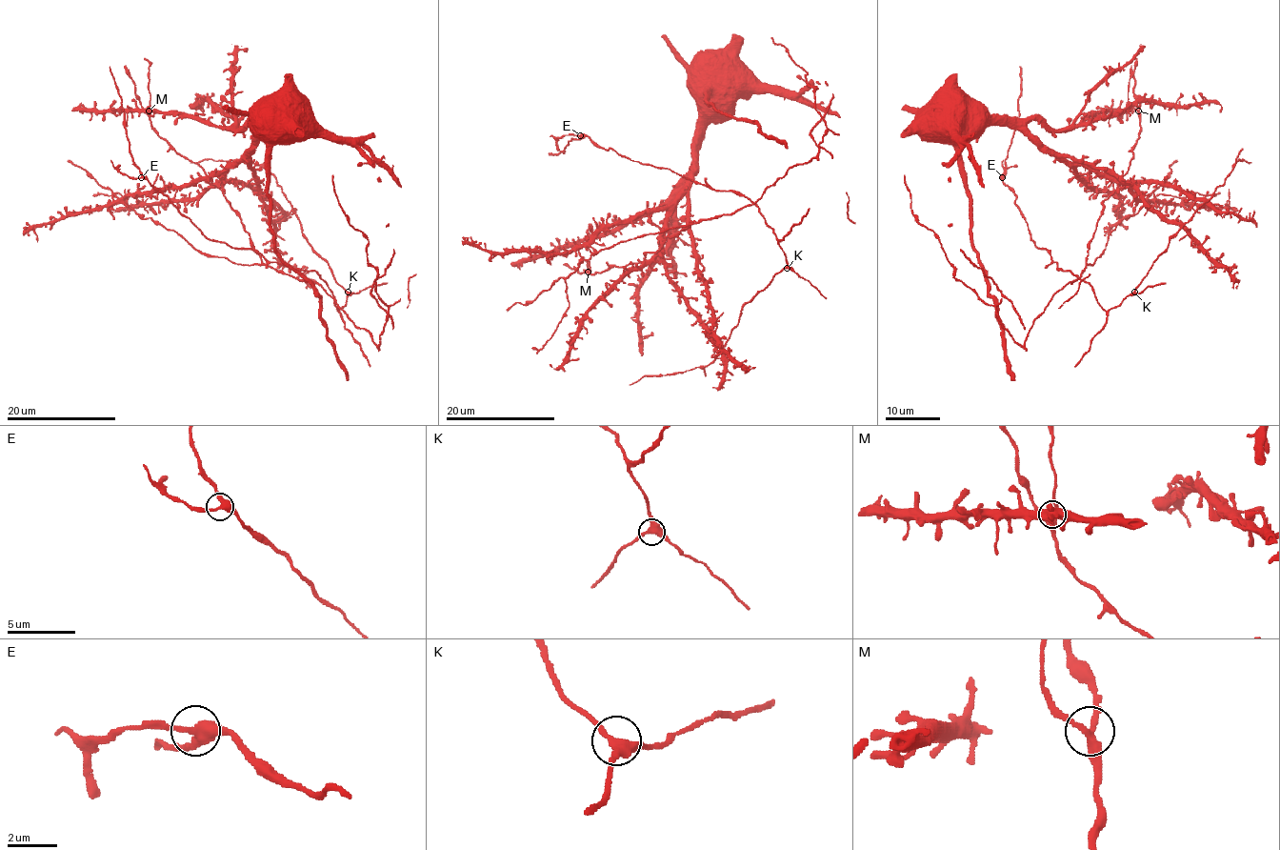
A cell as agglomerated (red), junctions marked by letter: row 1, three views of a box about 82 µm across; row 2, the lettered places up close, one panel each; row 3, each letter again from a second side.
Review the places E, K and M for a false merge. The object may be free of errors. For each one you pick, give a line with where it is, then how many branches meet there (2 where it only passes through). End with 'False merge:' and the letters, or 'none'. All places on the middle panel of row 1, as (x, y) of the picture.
E: Place: (580, 135). Branches: 3
False merge: E

